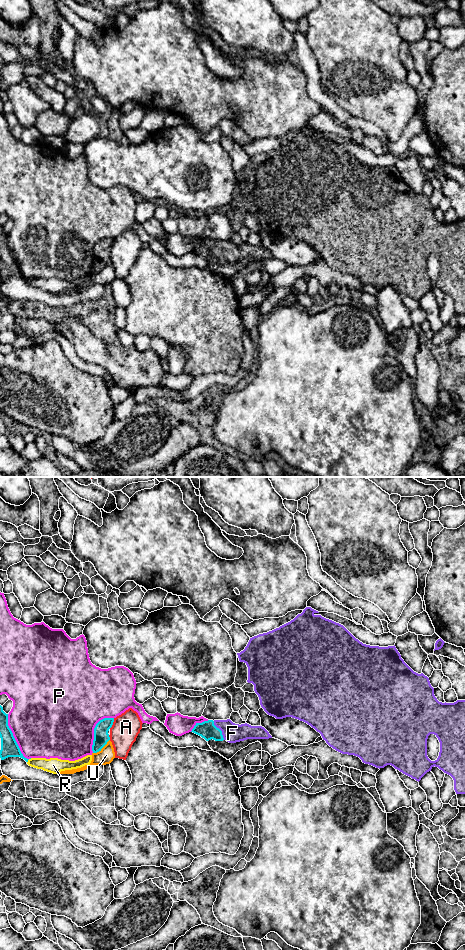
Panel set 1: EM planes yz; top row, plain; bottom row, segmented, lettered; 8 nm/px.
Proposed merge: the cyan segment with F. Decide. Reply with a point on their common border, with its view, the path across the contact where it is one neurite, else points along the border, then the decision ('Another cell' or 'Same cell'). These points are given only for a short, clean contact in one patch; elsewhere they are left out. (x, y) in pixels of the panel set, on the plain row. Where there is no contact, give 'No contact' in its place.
Touches cyan at yz (220, 250). Path across: yz (207, 250), (220, 250), (228, 250), (232, 253). Same cell

